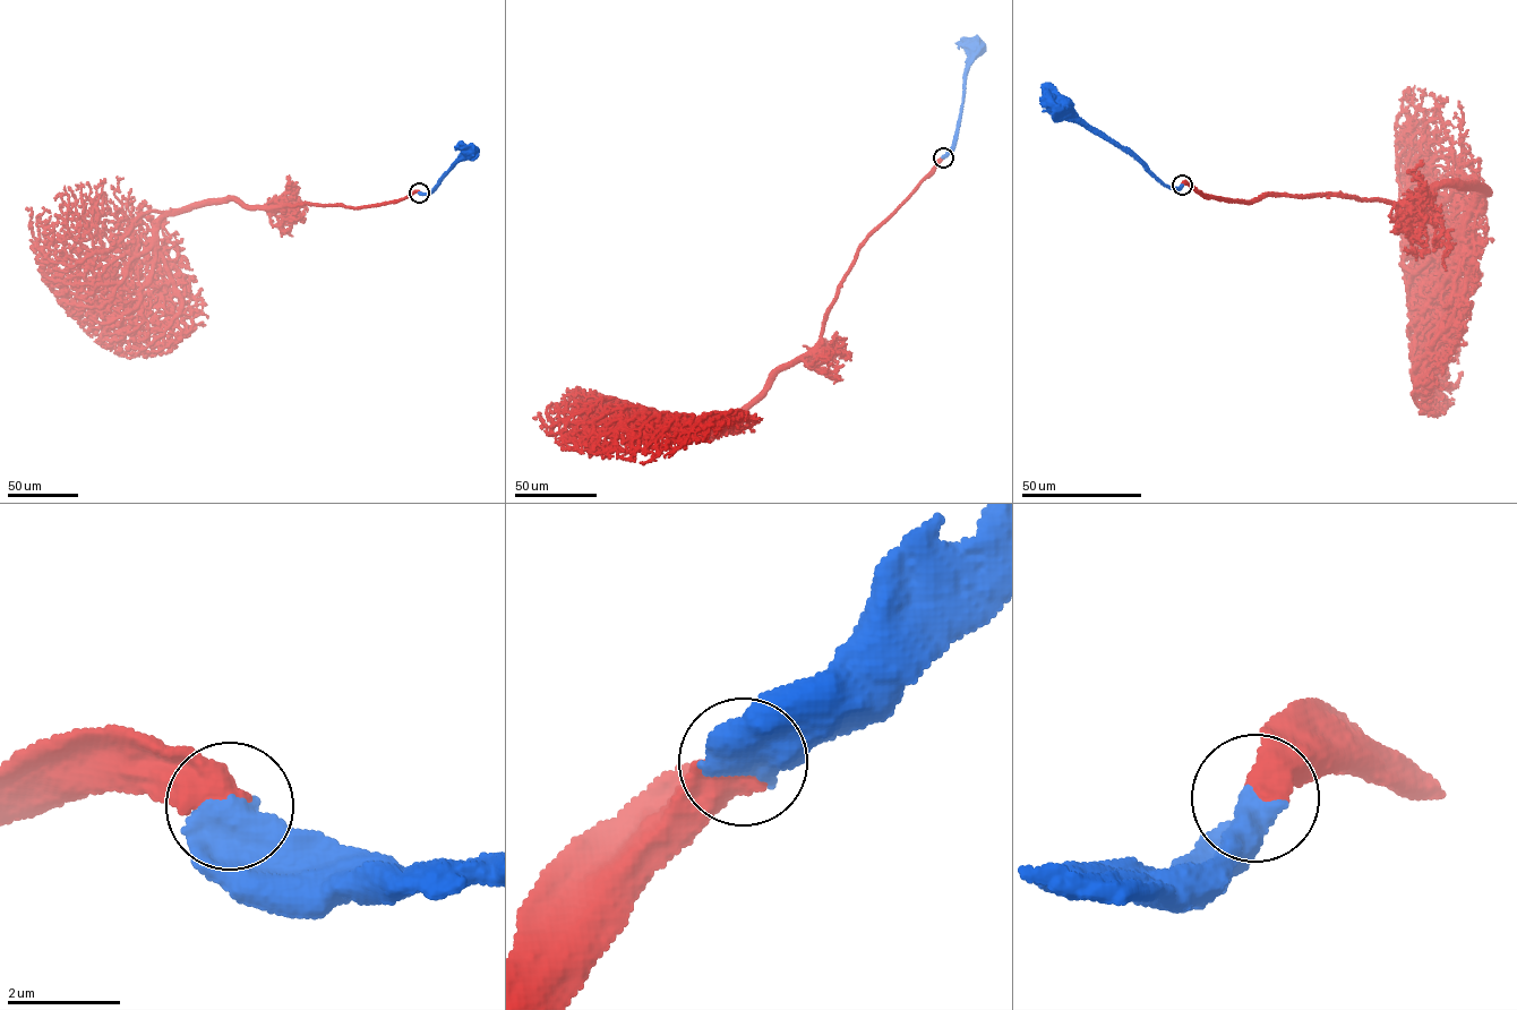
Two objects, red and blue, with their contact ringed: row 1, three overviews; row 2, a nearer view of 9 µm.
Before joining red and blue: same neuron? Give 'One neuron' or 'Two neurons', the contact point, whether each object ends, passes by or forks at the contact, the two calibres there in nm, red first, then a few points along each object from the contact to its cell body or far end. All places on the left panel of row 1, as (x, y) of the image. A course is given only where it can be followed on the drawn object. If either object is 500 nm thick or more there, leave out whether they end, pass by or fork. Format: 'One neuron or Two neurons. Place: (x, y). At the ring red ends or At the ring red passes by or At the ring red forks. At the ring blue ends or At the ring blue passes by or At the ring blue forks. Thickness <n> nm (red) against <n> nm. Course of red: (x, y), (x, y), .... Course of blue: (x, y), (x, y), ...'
One neuron. Place: (419, 193). Thickness 600 nm (red) against 700 nm. Course of red: (419, 191), (402, 199), (357, 207), (305, 202), (270, 207), (224, 198), (187, 210). Course of blue: (419, 193), (431, 191), (454, 163), (473, 148)

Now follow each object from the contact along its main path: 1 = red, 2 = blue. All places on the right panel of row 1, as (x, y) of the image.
1: (1182, 185), (1225, 199), (1327, 193), (1400, 205), (1457, 181), (1471, 182), (1488, 193)
2: (1182, 185), (1174, 189), (1164, 185), (1132, 155), (1039, 99)

